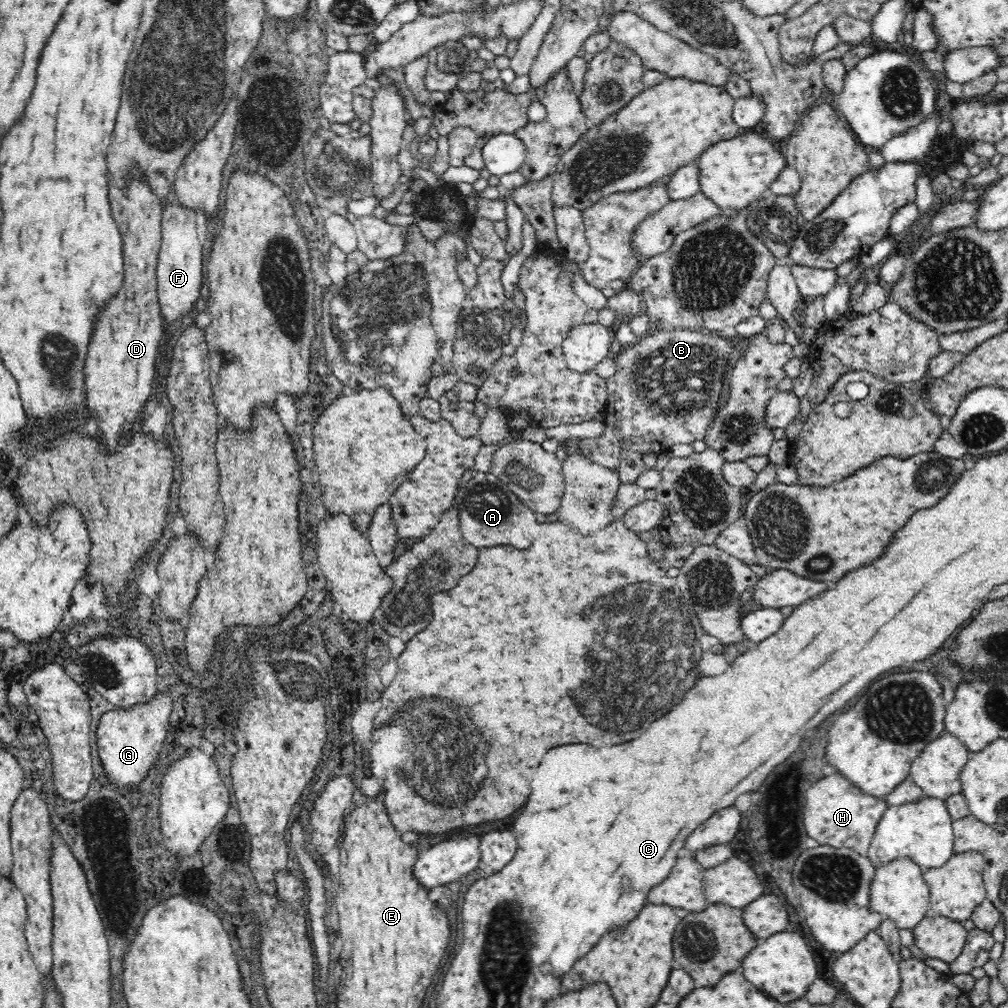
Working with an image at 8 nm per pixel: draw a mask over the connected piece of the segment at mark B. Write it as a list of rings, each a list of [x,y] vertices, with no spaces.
[[[660,326],[653,334],[638,339],[636,344],[617,348],[613,354],[615,374],[606,380],[608,404],[604,410],[604,434],[591,440],[579,440],[580,449],[584,453],[590,453],[594,461],[618,470],[618,458],[623,450],[633,450],[640,454],[654,452],[663,456],[674,444],[692,444],[696,440],[702,440],[712,422],[712,415],[717,410],[722,392],[722,377],[726,372],[728,357],[735,346],[731,338],[732,335],[703,329]]]

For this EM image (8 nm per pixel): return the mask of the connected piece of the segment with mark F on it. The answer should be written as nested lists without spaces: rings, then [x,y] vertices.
[[[178,200],[163,204],[161,217],[161,247],[157,258],[158,294],[160,311],[166,326],[188,315],[200,296],[202,284],[202,254],[198,240],[198,220],[192,207]]]

